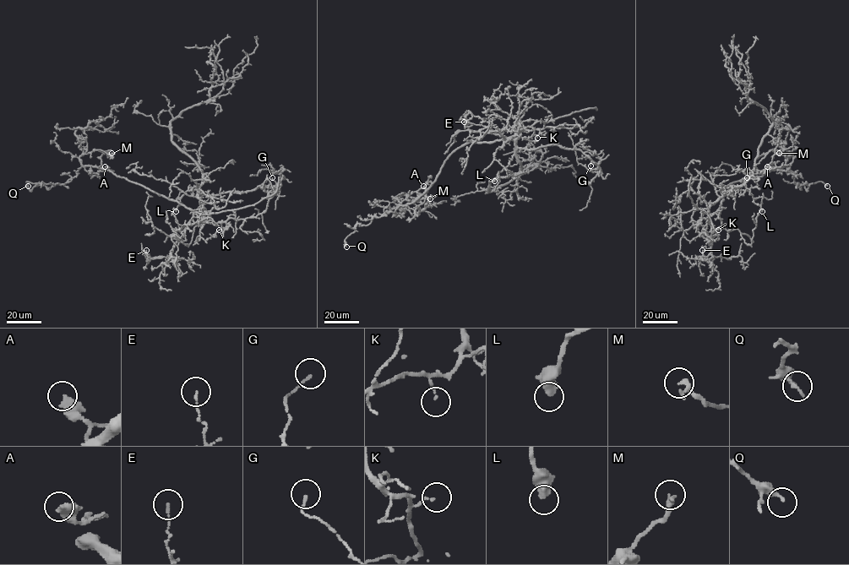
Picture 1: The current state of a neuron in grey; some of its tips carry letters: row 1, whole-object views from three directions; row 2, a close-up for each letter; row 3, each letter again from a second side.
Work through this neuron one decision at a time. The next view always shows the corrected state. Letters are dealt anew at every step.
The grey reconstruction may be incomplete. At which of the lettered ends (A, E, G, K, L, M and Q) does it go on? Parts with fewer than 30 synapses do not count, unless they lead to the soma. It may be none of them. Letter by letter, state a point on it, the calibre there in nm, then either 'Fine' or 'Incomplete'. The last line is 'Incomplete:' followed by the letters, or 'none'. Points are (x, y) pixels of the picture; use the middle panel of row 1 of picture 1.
A: Place: (423, 186). Thickness 320 nm. Fine
E: Place: (464, 122). Thickness 100 nm. Fine
G: Place: (590, 165). Thickness 110 nm. Fine
K: Place: (537, 138). Thickness 90 nm. Fine
L: Place: (494, 181). Thickness 600 nm. Fine
M: Place: (430, 198). Thickness 240 nm. Fine
Q: Place: (346, 247). Thickness 200 nm. Fine
Incomplete: none

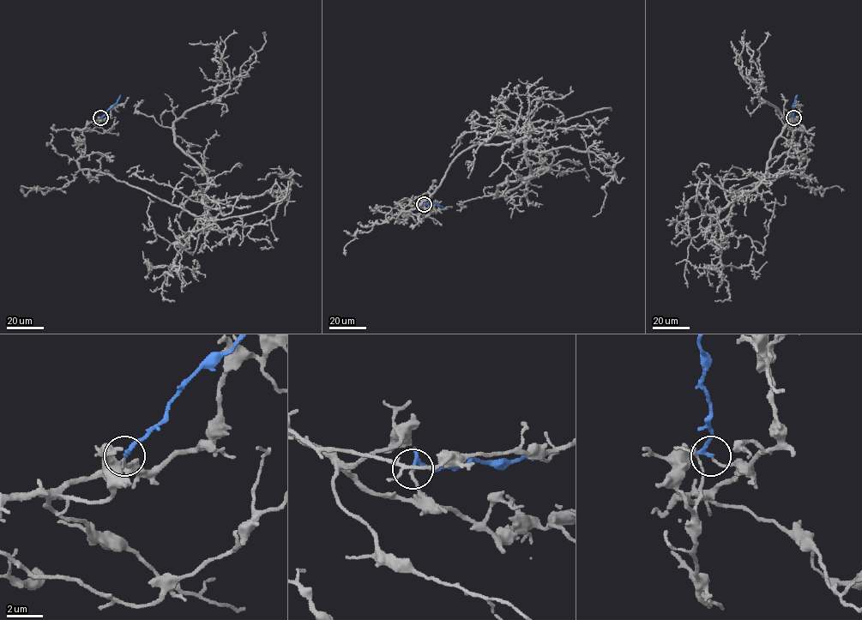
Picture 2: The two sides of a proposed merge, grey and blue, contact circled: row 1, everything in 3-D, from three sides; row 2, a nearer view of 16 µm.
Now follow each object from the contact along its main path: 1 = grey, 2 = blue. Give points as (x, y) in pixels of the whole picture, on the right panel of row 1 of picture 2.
1: (793, 117), (788, 129), (799, 169), (741, 188), (720, 220), (765, 172), (786, 123), (758, 96), (765, 33)
2: (793, 117), (792, 105), (797, 95)

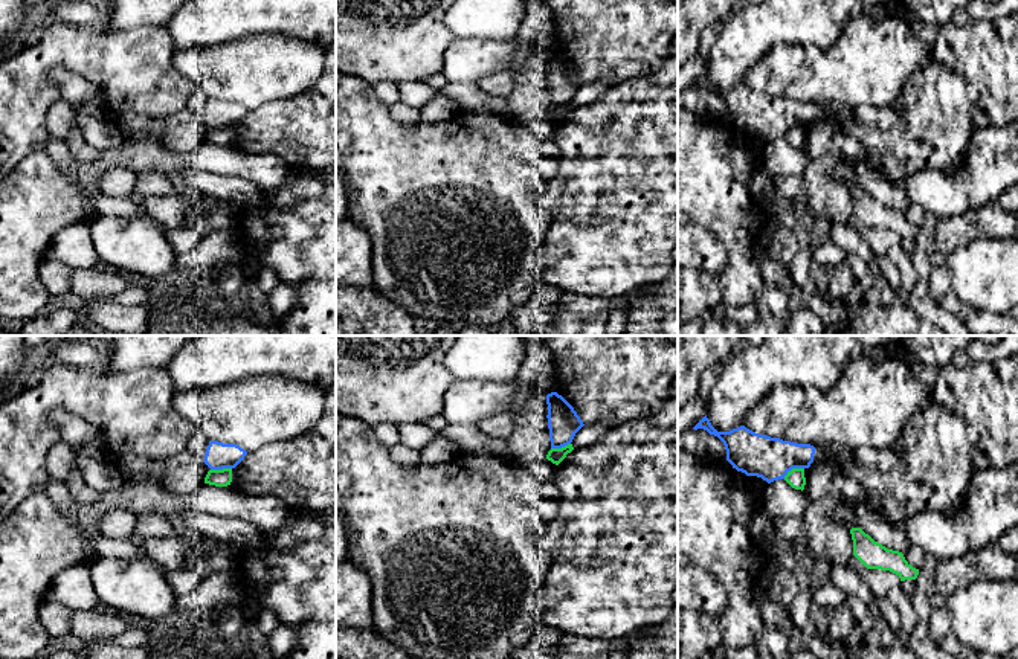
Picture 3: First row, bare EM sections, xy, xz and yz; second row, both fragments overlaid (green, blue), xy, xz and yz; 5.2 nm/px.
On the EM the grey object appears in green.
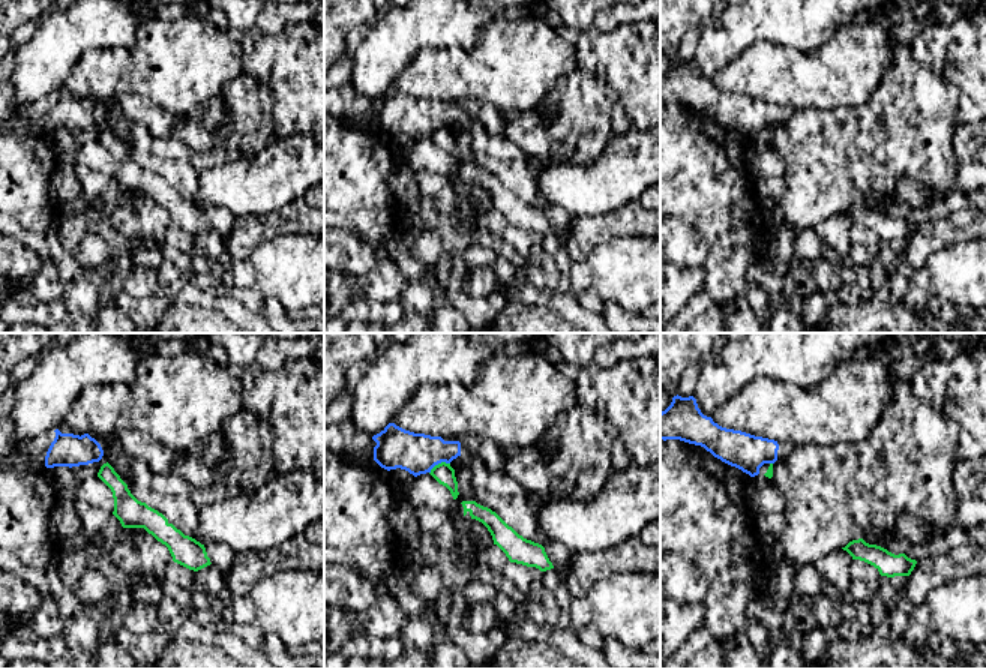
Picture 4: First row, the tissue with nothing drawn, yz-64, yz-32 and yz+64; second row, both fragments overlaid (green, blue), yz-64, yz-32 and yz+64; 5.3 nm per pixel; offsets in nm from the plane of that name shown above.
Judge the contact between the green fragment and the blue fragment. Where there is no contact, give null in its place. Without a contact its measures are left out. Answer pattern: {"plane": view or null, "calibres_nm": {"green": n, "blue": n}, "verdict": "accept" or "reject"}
{"plane": "yz", "calibres_nm": {"green": 100, "blue": 220}, "verdict": "reject"}

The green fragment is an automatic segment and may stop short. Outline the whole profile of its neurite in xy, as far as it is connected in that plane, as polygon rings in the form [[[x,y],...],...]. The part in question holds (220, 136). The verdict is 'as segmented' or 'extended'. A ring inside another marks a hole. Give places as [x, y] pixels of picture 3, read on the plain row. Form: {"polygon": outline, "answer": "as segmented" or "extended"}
{"polygon": [[[232,127],[209,128],[205,142],[215,145],[227,145],[232,140]]], "answer": "as segmented"}

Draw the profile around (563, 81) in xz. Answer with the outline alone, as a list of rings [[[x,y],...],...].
[[[557,50],[546,53],[546,63],[551,107],[562,107],[572,101],[585,82],[574,66]]]

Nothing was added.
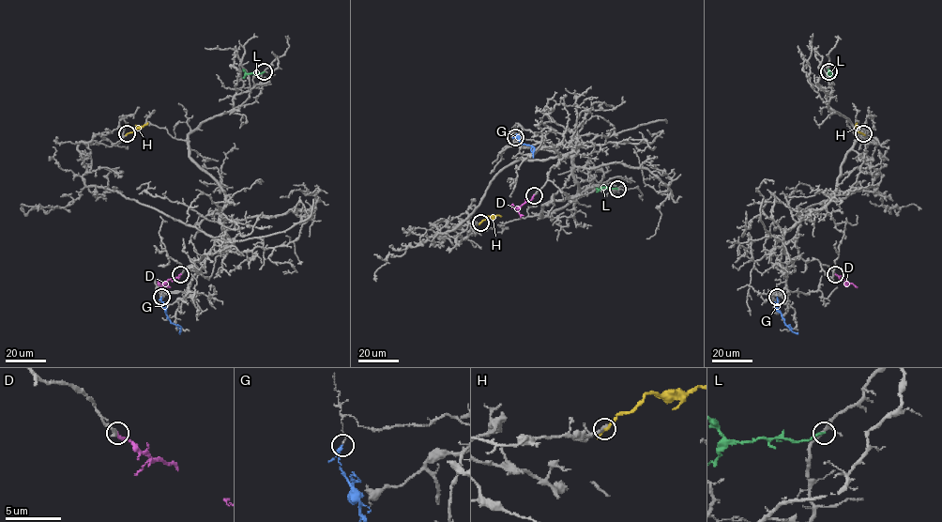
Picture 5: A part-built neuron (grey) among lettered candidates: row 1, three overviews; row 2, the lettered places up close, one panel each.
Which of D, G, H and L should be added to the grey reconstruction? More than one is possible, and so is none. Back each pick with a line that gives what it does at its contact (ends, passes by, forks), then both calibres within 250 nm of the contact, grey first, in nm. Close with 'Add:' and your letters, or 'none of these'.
D: It ends there. Thickness 360 nm (grey) against 220 nm
Add: D

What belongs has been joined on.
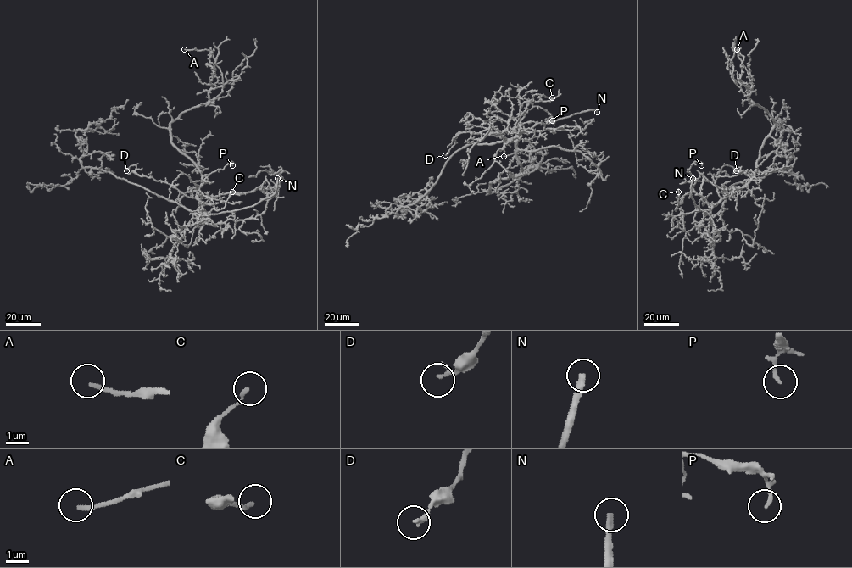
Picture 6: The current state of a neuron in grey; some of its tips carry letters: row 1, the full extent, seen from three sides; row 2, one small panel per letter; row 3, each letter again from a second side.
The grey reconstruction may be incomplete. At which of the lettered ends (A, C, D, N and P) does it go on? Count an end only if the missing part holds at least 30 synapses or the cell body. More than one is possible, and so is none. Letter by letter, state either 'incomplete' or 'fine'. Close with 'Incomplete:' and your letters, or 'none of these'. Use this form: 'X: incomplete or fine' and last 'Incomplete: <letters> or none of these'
A: fine
C: fine
D: fine
N: incomplete
P: fine
Incomplete: N

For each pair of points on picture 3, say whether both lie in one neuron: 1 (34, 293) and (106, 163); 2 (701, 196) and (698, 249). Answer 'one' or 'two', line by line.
1: one
2: two

